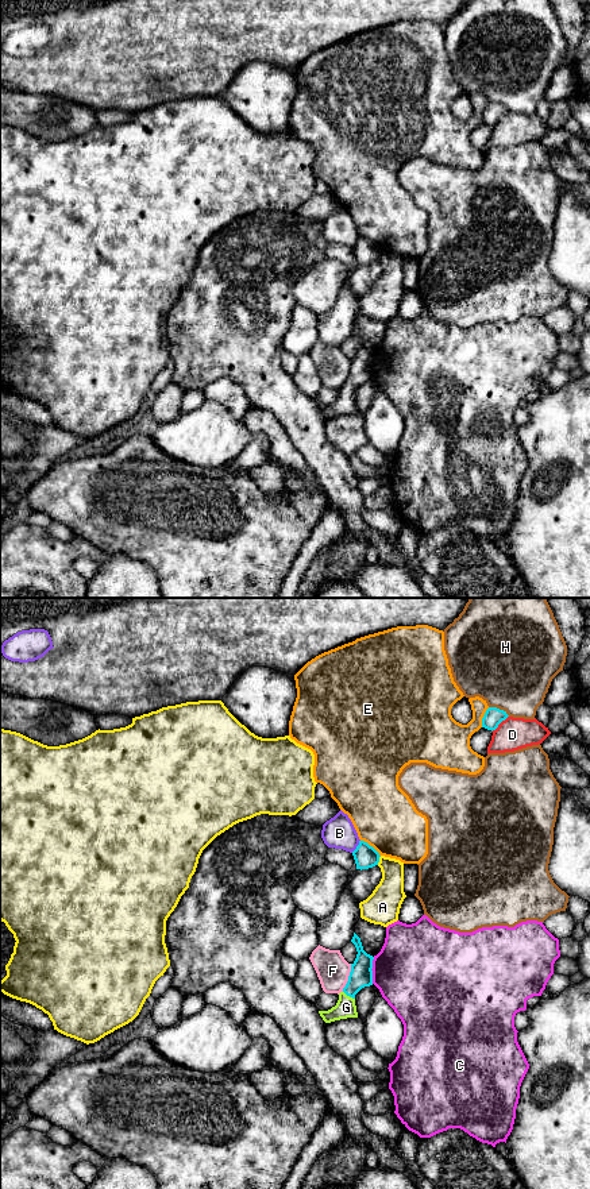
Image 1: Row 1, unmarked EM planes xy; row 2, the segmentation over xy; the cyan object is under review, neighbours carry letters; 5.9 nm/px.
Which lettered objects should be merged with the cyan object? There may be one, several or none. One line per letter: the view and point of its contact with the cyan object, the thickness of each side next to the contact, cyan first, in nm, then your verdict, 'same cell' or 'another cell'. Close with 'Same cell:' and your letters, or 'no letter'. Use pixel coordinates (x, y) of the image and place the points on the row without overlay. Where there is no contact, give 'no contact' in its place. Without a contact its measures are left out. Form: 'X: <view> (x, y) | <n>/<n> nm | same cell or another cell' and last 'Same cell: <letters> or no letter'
A: xy (378, 255) | 140/190 nm | another cell
B: xy (357, 242) | 140/190 nm | another cell
C: xy (371, 366) | 140/460 nm | another cell
D: xy (500, 118) | 110/190 nm | another cell
E: xy (371, 242) | 140/380 nm | another cell
F: xy (349, 373) | 140/190 nm | another cell
G: xy (349, 390) | 140/120 nm | same cell
H: xy (498, 104) | 110/480 nm | another cell
Same cell: G

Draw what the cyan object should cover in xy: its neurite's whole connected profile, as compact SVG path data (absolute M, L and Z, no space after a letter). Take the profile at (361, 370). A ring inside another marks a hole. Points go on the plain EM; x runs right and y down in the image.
M354 328L351 337L356 343L356 354L351 359L348 377L339 389L335 402L328 406L319 406L325 418L331 418L347 413L358 413L355 390L365 382L373 381L373 355L374 352L363 345L360 333Z

